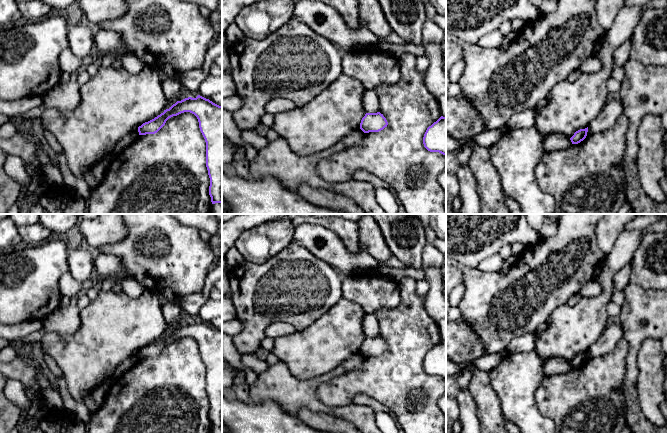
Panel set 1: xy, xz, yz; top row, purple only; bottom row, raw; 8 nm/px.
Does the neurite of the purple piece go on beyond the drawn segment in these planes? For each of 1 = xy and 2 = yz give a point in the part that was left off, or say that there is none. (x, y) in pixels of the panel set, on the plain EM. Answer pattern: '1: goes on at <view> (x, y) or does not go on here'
1: does not go on here
2: does not go on here

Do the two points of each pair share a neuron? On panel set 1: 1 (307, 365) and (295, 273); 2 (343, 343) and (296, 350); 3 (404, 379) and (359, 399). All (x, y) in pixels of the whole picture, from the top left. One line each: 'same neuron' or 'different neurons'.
1: different neurons
2: same neuron
3: different neurons

